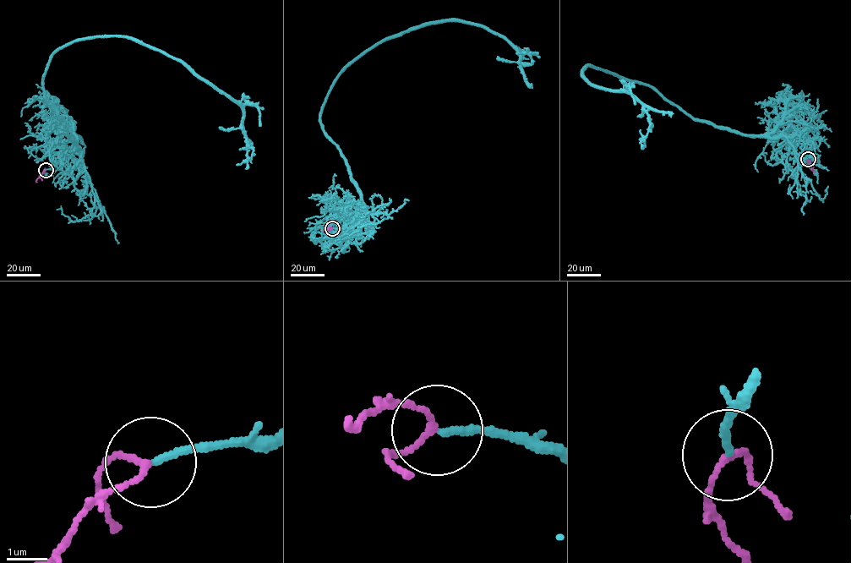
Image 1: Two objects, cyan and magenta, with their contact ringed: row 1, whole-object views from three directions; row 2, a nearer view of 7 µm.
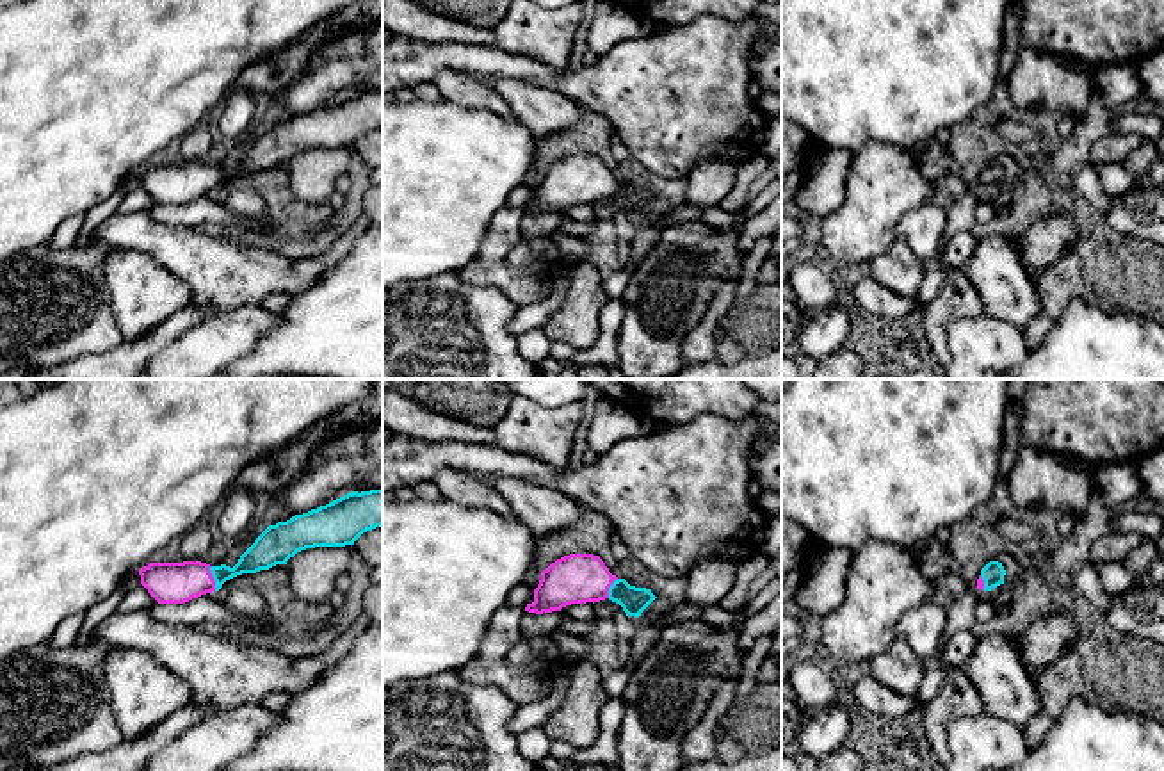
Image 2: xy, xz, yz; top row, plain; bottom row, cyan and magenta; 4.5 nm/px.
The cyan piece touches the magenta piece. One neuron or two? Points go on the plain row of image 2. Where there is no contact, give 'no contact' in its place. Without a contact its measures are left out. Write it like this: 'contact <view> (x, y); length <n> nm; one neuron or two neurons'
contact xy (214, 180); length 120 nm; one neuron

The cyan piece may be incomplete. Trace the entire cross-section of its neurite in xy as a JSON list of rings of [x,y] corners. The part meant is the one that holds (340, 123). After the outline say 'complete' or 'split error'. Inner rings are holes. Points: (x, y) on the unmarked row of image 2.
[[[383,91],[352,93],[287,123],[269,126],[233,169],[201,162],[150,164],[139,171],[141,185],[158,205],[185,205],[219,192],[237,176],[287,166],[301,151],[354,146],[363,134],[381,126]]]; split error

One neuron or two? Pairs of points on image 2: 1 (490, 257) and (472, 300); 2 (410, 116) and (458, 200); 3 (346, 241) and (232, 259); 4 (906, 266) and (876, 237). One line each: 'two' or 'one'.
1: two
2: one
3: one
4: two

